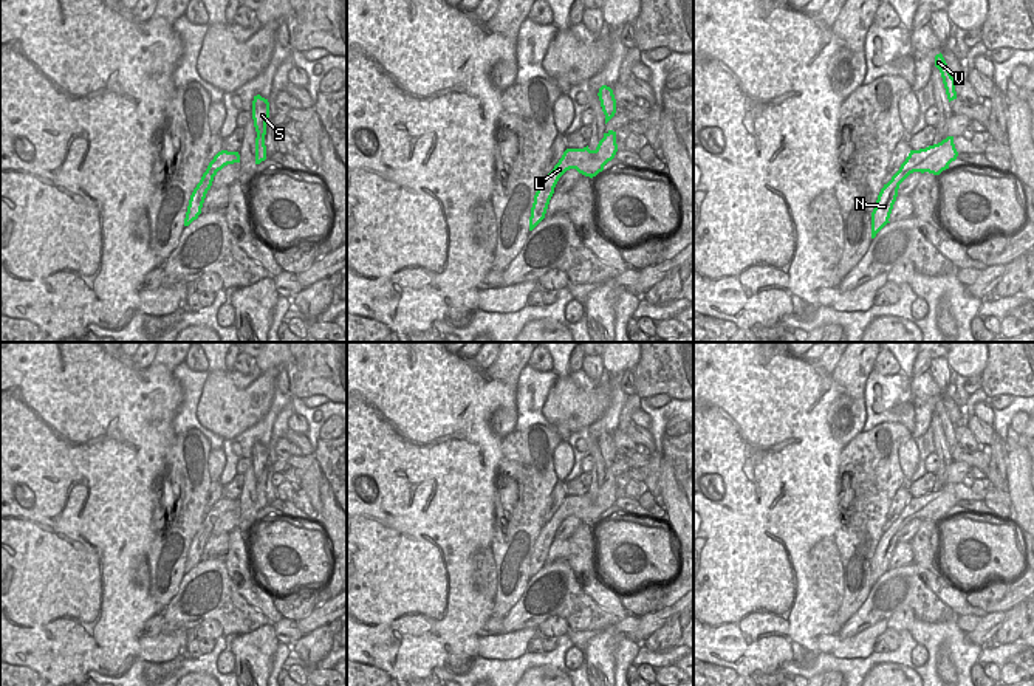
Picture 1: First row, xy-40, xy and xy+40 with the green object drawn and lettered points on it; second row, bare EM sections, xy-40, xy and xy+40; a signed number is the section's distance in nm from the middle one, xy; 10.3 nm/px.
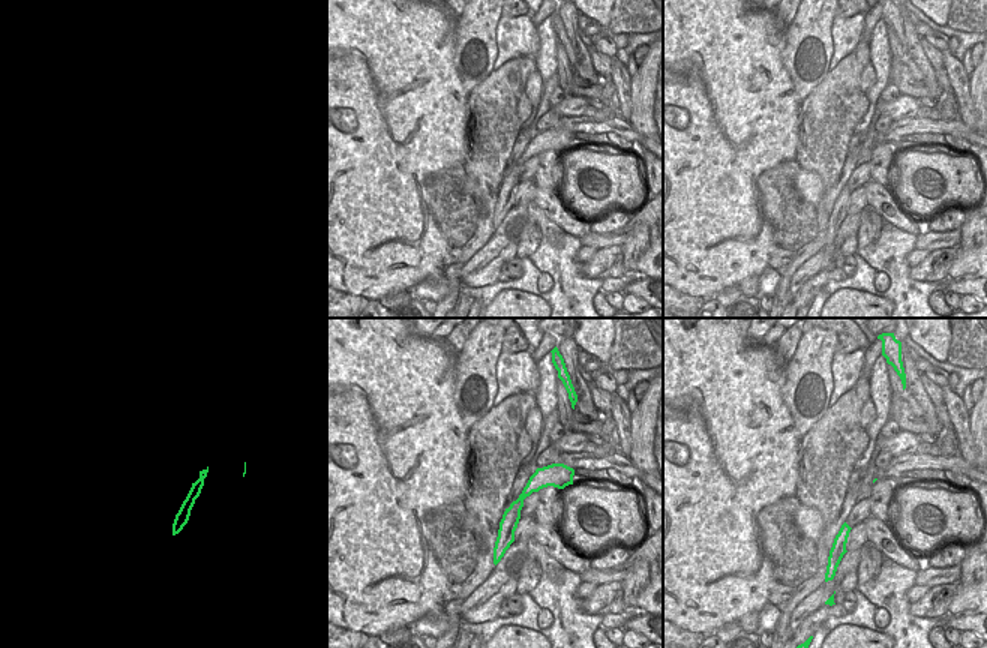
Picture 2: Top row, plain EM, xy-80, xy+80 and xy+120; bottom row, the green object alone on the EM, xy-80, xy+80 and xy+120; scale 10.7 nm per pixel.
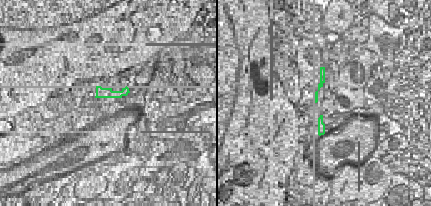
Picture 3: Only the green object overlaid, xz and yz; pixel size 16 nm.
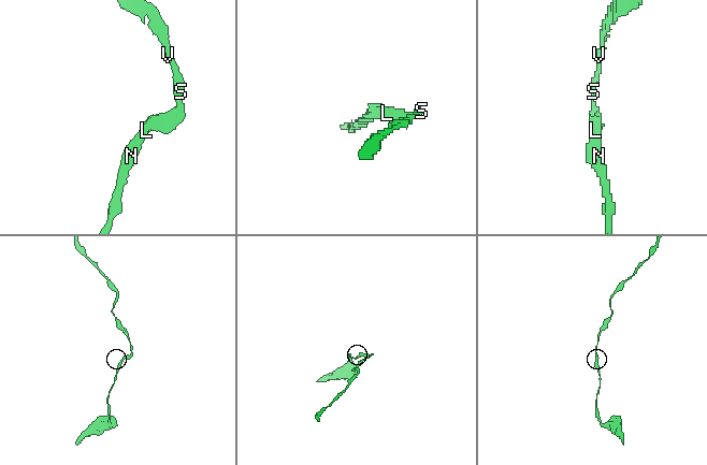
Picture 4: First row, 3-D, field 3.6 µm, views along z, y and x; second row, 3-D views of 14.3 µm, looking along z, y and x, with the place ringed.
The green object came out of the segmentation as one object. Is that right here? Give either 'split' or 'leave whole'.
split

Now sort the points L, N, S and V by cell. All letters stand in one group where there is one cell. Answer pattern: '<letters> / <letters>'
L N / S V

